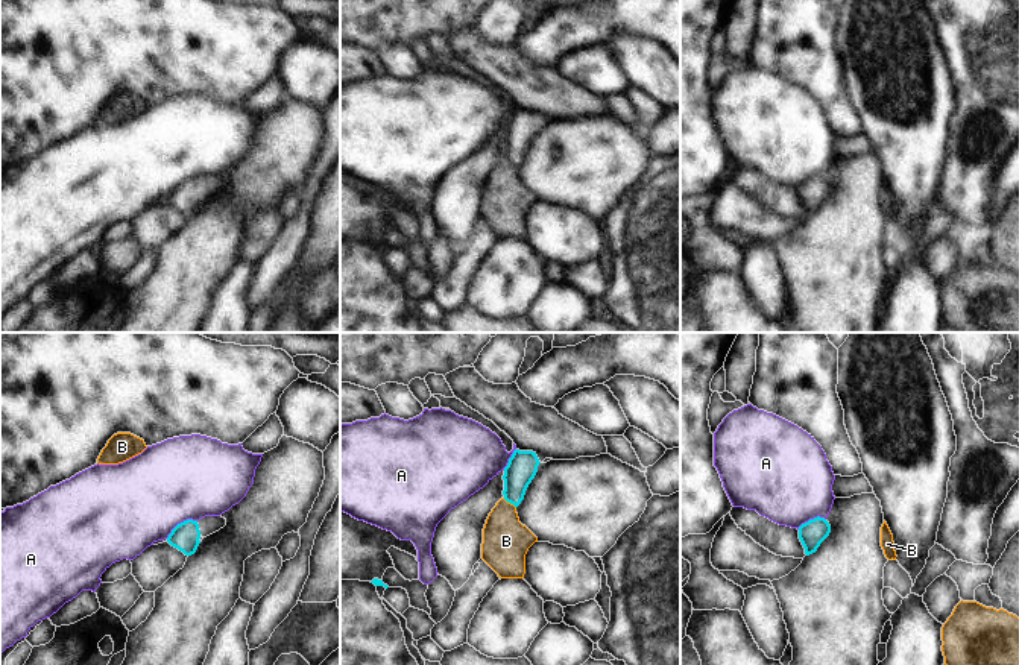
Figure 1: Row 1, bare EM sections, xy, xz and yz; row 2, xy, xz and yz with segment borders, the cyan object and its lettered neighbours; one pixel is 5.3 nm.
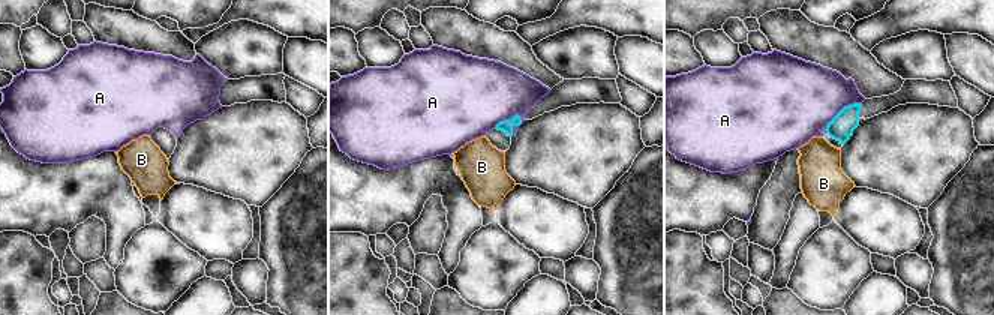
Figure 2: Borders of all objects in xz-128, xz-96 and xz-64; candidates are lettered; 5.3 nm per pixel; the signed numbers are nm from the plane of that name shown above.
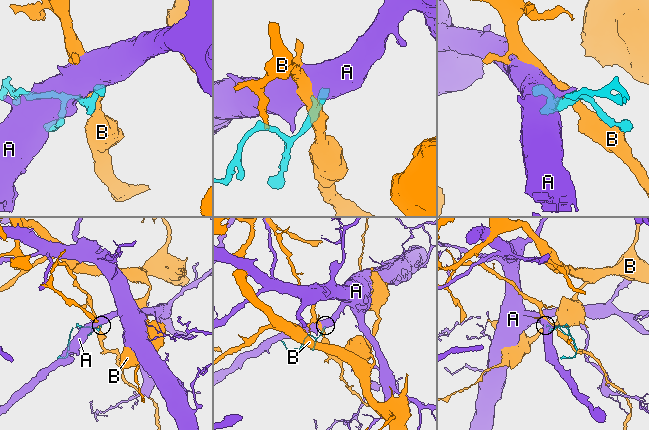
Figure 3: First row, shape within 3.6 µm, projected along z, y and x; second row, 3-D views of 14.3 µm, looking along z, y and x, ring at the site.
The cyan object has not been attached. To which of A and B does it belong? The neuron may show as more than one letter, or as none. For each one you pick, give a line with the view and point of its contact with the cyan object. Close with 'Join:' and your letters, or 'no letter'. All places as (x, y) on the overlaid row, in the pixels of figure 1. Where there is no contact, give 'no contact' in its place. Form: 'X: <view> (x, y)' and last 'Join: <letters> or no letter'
Join: no letter

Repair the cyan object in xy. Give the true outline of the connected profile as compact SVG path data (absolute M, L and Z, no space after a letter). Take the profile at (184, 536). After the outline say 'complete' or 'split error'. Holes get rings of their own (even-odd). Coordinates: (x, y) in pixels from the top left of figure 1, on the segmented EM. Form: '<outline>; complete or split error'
M205 516L199 521L187 519L178 524L167 537L167 542L185 556L196 553L200 537L207 537L226 525L222 516Z; split error

